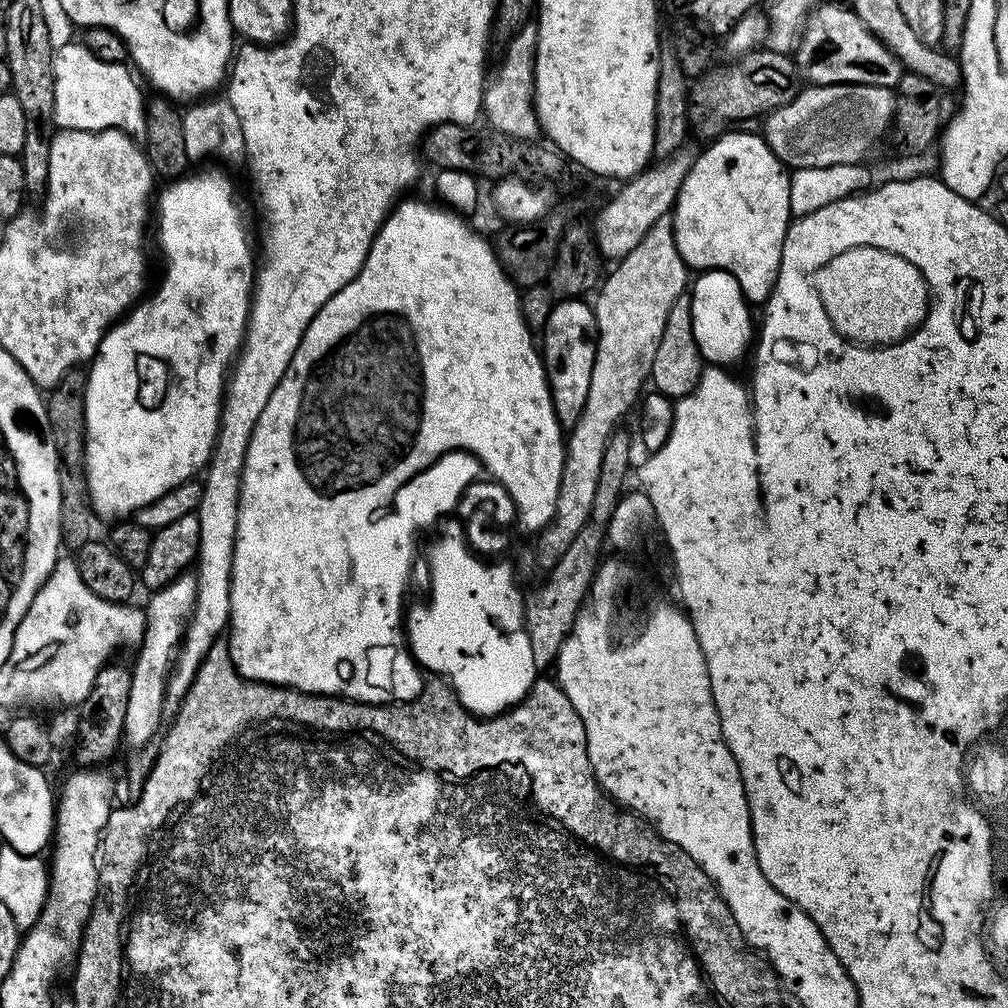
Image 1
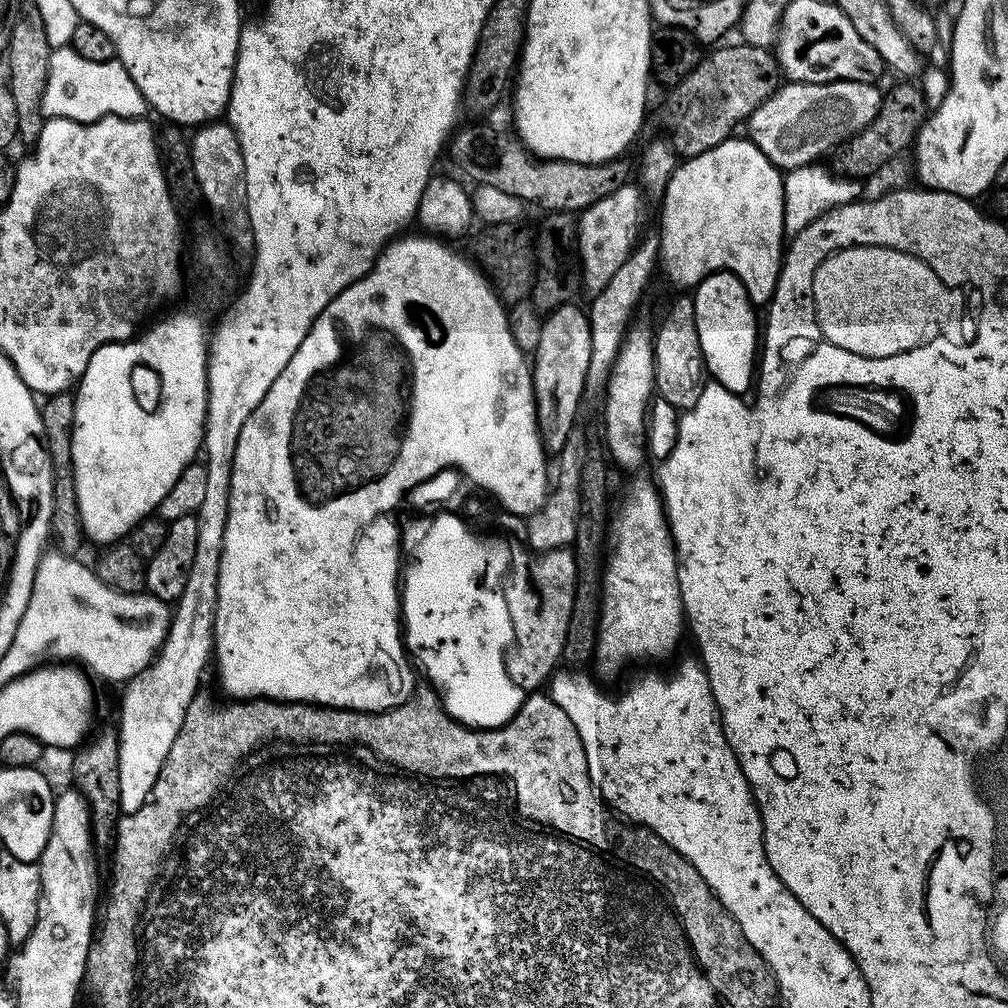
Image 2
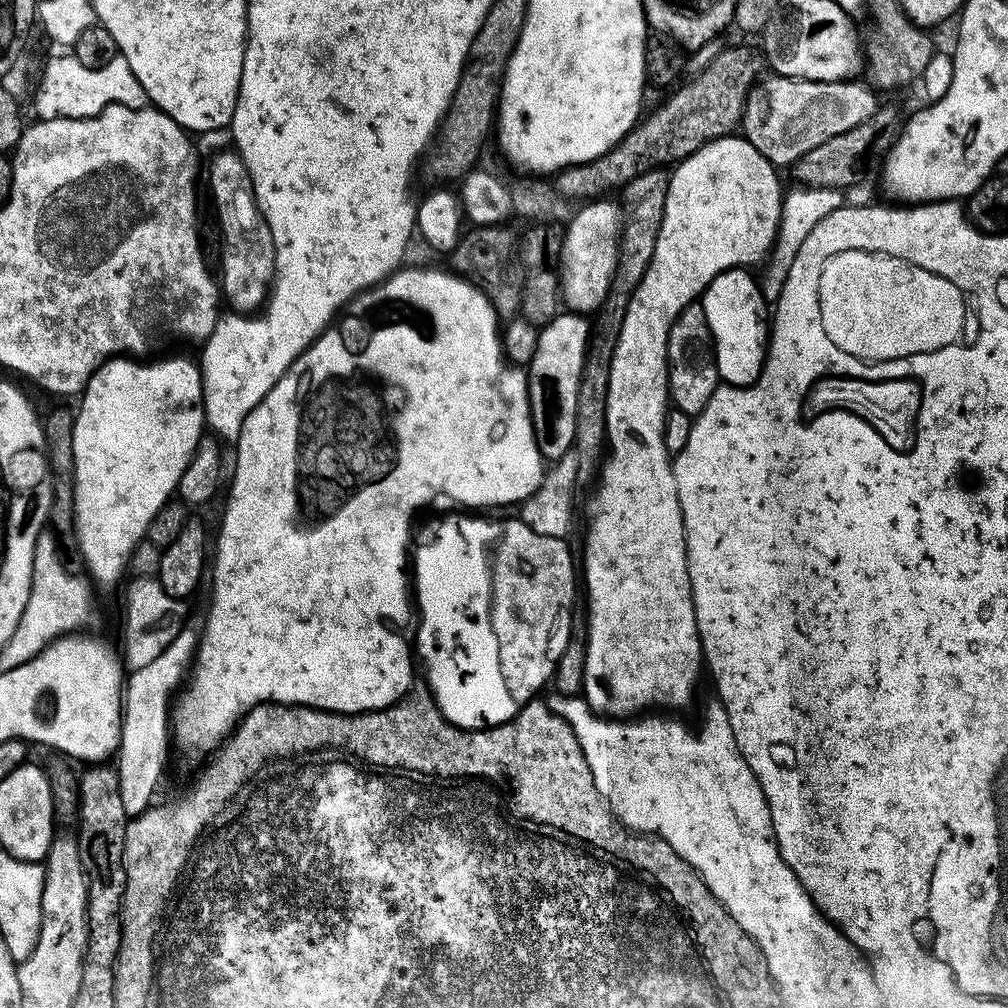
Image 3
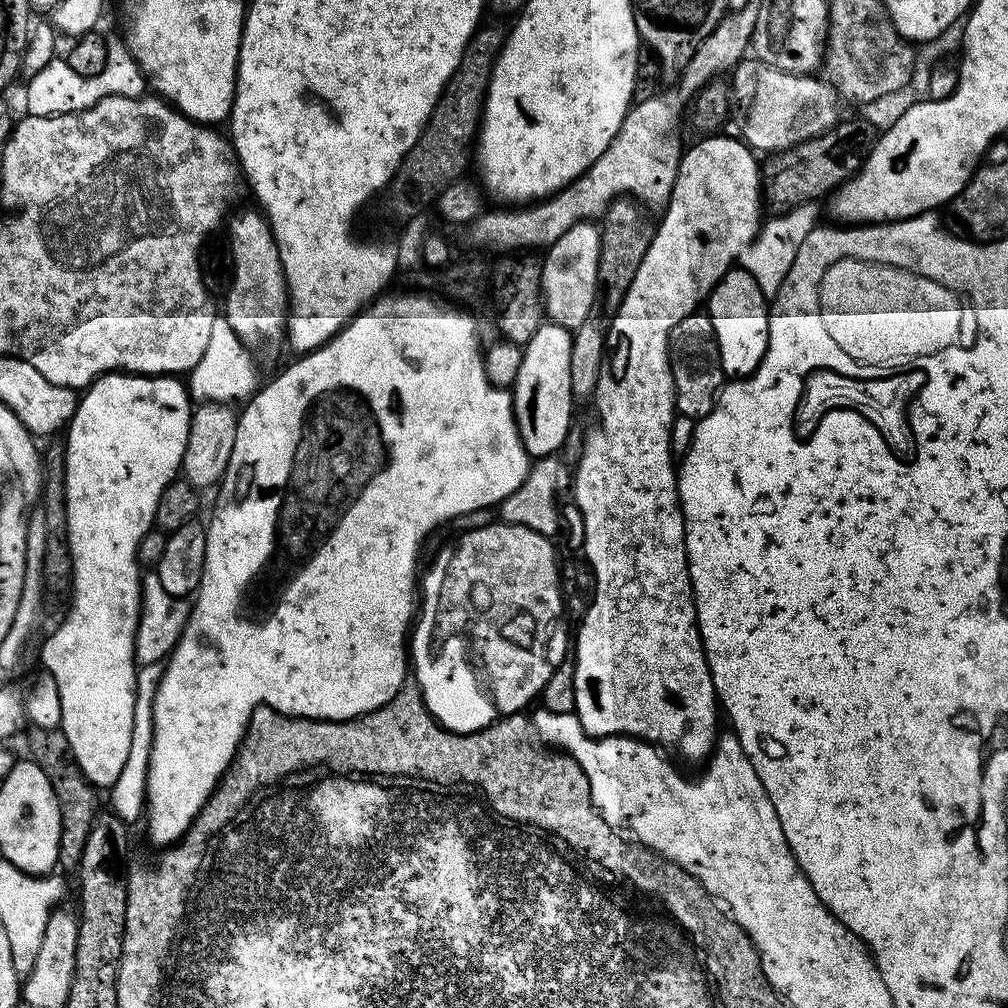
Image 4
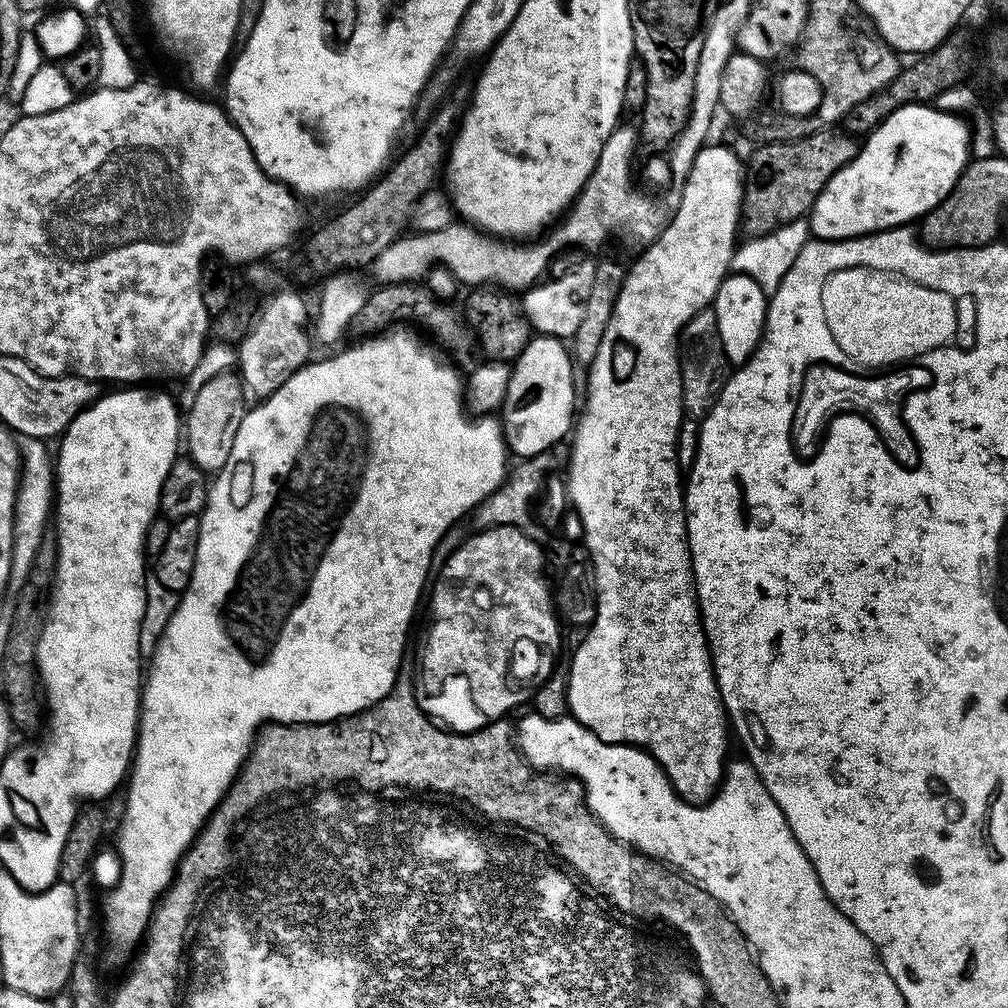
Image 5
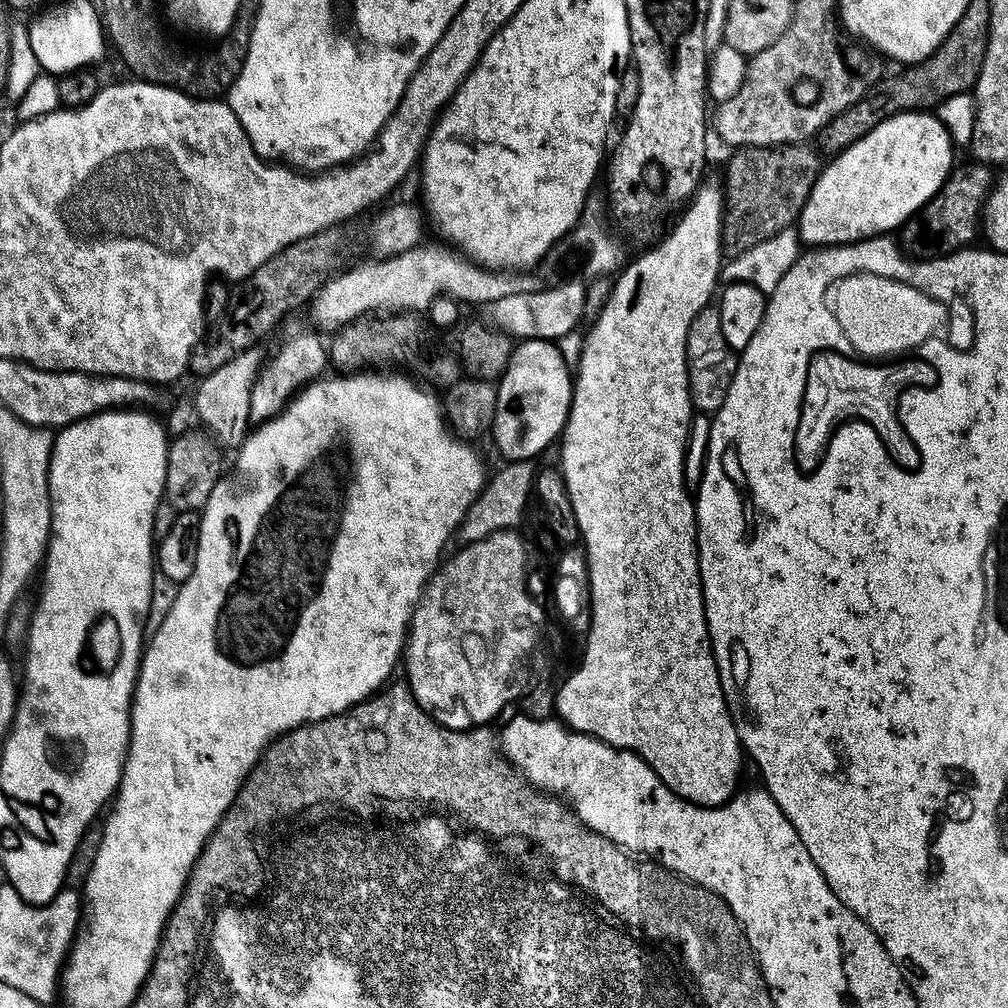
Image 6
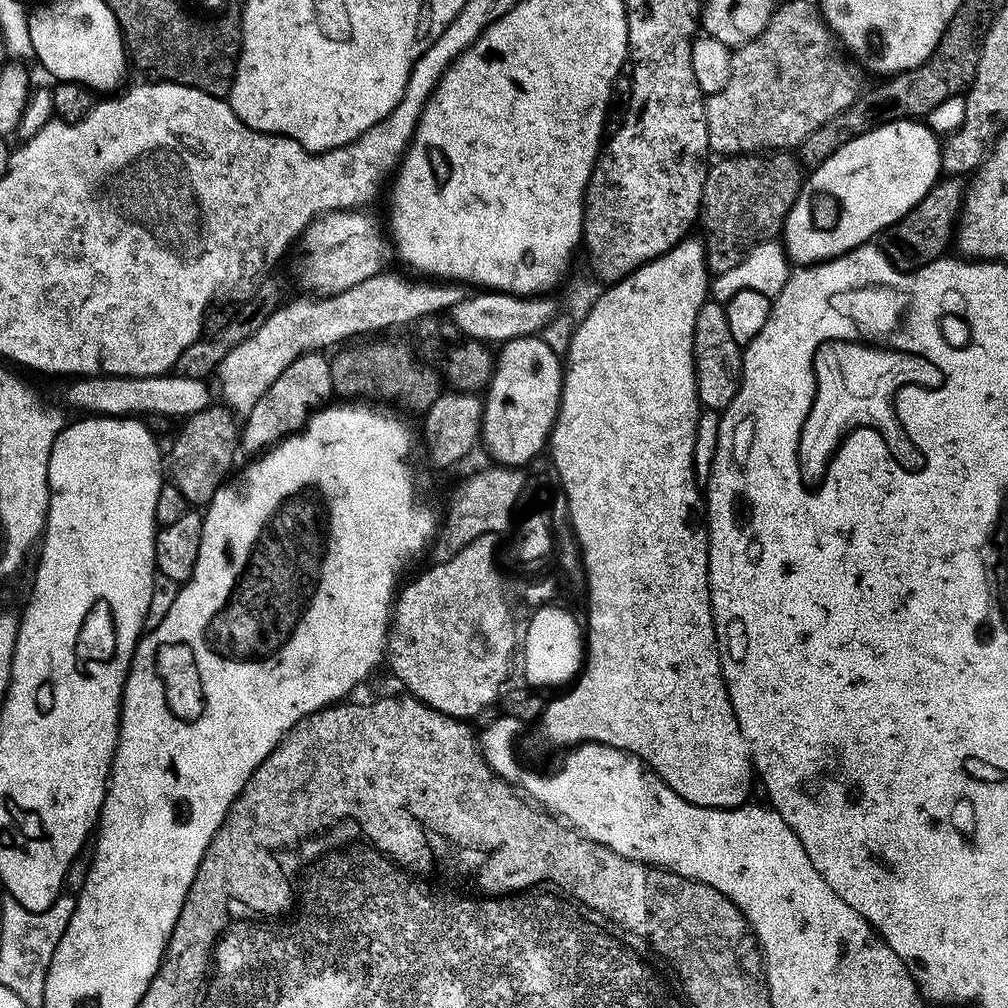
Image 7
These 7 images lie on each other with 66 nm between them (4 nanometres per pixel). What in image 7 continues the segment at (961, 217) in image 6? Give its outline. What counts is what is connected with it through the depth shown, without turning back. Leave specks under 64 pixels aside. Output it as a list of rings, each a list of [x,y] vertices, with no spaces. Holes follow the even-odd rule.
[[[945,175],[936,181],[936,185],[922,198],[922,202],[918,202],[906,215],[898,218],[898,222],[885,228],[878,237],[878,246],[886,254],[889,262],[901,272],[915,272],[916,269],[941,259],[947,253],[944,251],[953,247],[956,226],[960,222],[960,211],[964,209],[965,191],[966,184],[961,177]]]

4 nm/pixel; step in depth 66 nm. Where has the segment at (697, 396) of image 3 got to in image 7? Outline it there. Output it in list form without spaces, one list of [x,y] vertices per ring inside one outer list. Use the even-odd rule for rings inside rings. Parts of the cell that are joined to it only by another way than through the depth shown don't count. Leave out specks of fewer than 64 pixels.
[[[709,298],[698,310],[698,318],[694,322],[694,366],[696,367],[696,393],[701,405],[723,413],[740,388],[740,372],[744,369],[744,358],[742,345],[734,342],[734,334],[730,334],[730,322],[726,322],[726,310],[721,301]]]

